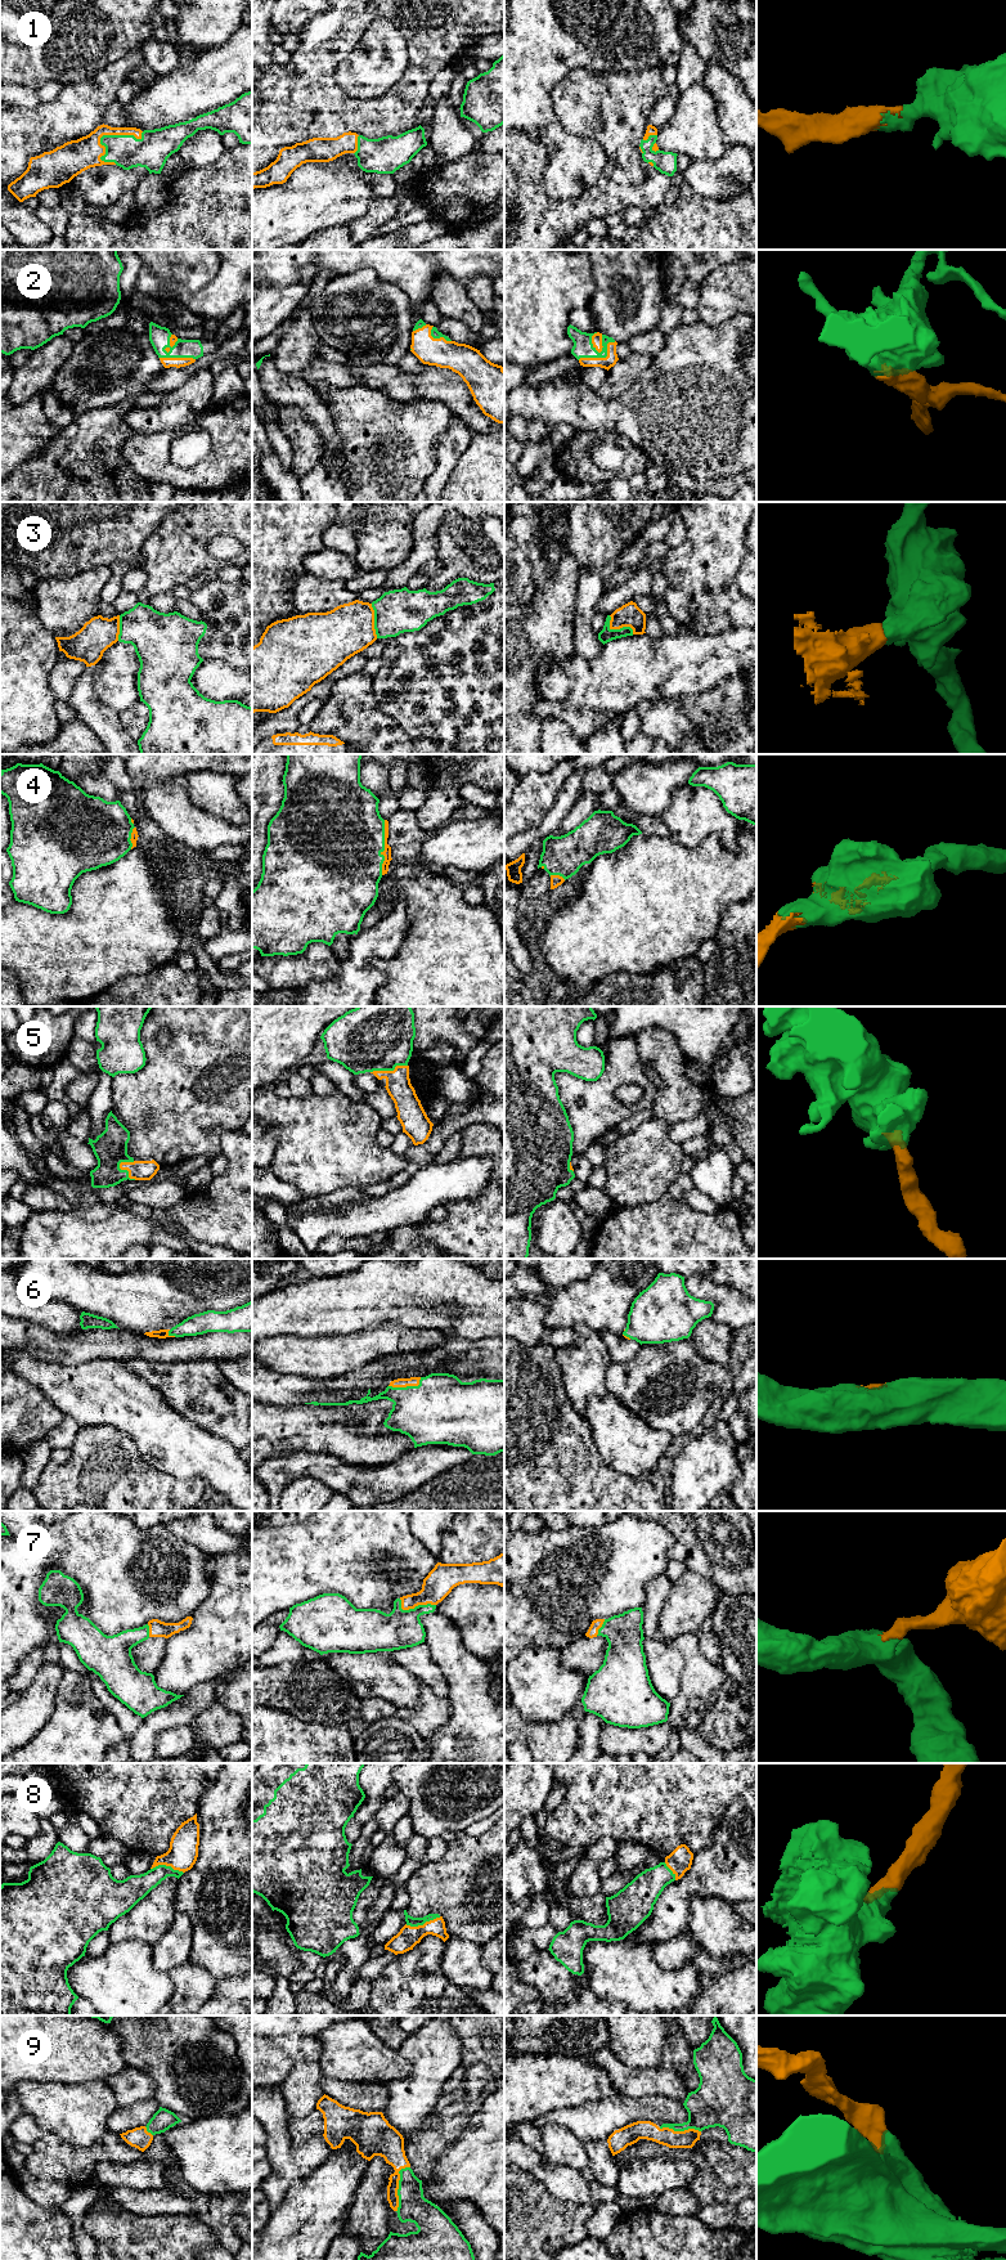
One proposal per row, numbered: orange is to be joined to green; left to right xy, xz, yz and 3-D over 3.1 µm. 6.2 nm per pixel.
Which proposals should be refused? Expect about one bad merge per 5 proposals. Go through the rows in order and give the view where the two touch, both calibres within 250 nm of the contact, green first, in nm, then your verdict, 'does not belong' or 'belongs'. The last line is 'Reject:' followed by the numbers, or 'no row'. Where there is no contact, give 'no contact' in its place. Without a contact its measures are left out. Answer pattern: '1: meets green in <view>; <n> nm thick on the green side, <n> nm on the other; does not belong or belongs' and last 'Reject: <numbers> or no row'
1: meets green in xy; 200 nm thick on the green side, 200 nm on the other; belongs
2: meets green in yz; 130 nm thick on the green side, 80 nm on the other; belongs
3: meets green in yz; 90 nm thick on the green side, 140 nm on the other; does not belong
4: meets green in xz; 480 nm thick on the green side, 50 nm on the other; belongs
5: meets green in xy; 200 nm thick on the green side, 130 nm on the other; belongs
6: meets green in xz; 400 nm thick on the green side, 60 nm on the other; belongs
7: meets green in xz; 240 nm thick on the green side, 180 nm on the other; belongs
8: meets green in xz; 60 nm thick on the green side, 140 nm on the other; belongs
9: meets green in xz; 180 nm thick on the green side, 160 nm on the other; belongs
Reject: 3

